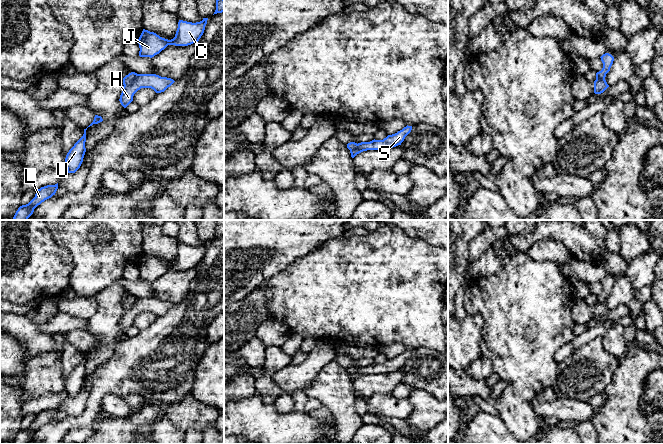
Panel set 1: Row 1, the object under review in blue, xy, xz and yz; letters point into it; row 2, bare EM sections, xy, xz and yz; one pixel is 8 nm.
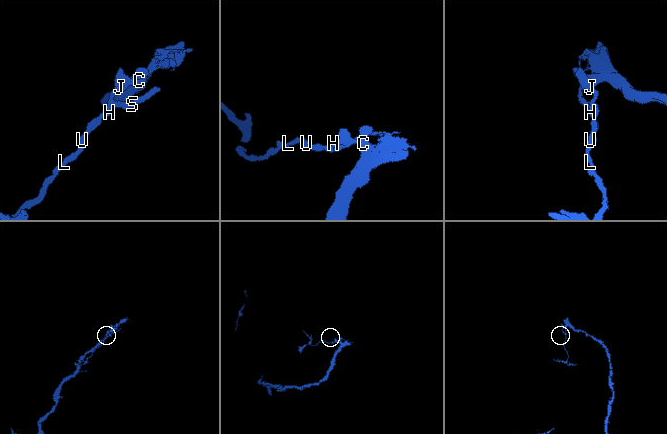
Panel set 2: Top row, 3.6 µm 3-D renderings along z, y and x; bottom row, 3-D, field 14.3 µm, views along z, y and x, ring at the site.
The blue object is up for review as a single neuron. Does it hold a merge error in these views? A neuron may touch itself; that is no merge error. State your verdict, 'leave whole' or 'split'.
split

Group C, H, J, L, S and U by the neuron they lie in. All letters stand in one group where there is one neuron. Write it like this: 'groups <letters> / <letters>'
groups C J / H L S U

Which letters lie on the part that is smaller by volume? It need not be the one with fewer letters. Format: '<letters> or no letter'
H, L, S, U

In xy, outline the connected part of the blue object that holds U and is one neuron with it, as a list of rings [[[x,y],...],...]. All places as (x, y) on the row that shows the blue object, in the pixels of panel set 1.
[[[87,128],[84,129],[83,136],[74,144],[74,146],[66,155],[65,166],[67,168],[67,173],[75,173],[83,162],[83,158],[86,152],[86,130]]]

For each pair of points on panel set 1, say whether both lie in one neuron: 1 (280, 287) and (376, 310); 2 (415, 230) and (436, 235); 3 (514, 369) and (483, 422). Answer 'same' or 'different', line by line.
1: same
2: same
3: different

